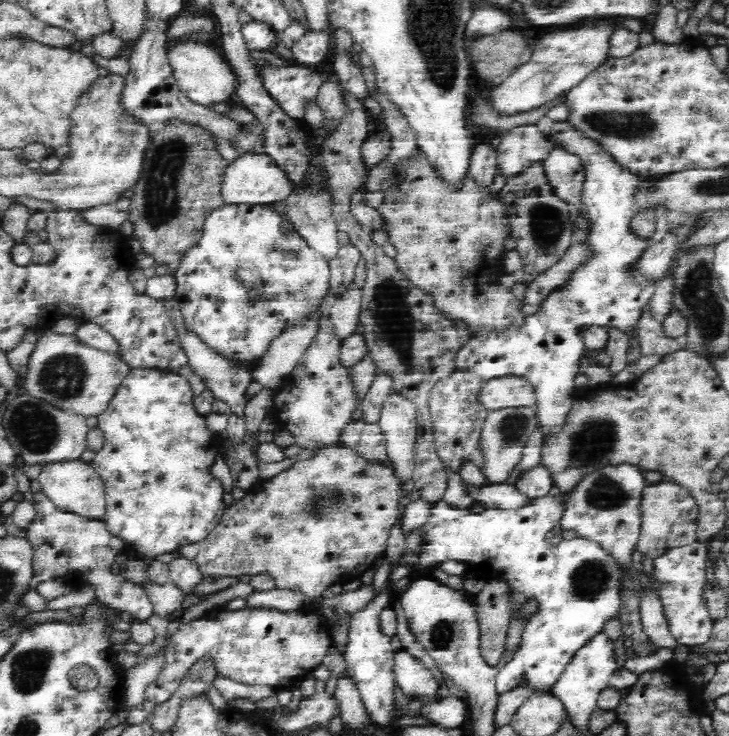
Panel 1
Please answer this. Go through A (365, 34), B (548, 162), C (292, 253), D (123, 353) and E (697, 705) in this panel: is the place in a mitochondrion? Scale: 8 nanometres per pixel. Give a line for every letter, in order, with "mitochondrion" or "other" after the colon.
A: other
B: other
C: mitochondrion
D: other
E: other

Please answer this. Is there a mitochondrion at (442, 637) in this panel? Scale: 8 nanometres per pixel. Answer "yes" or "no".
yes

